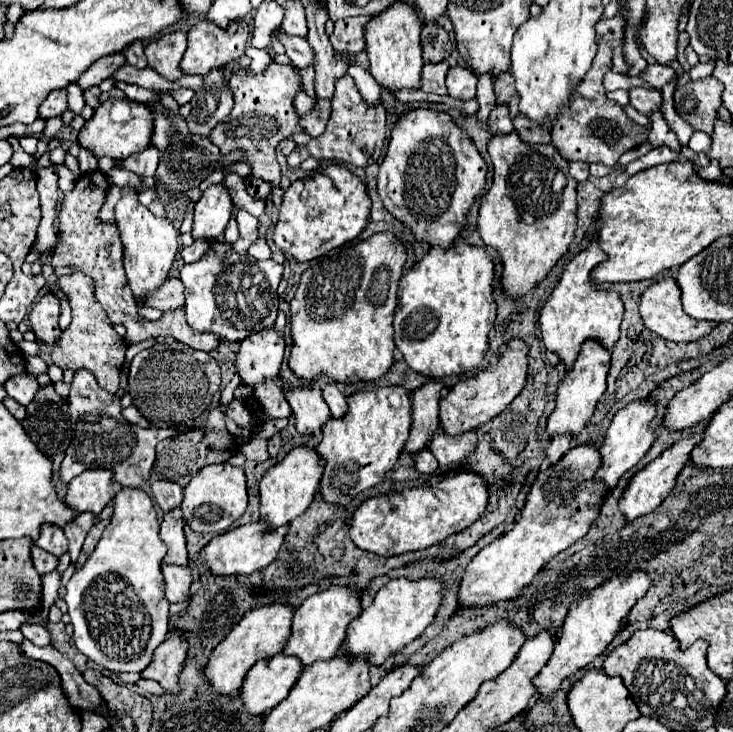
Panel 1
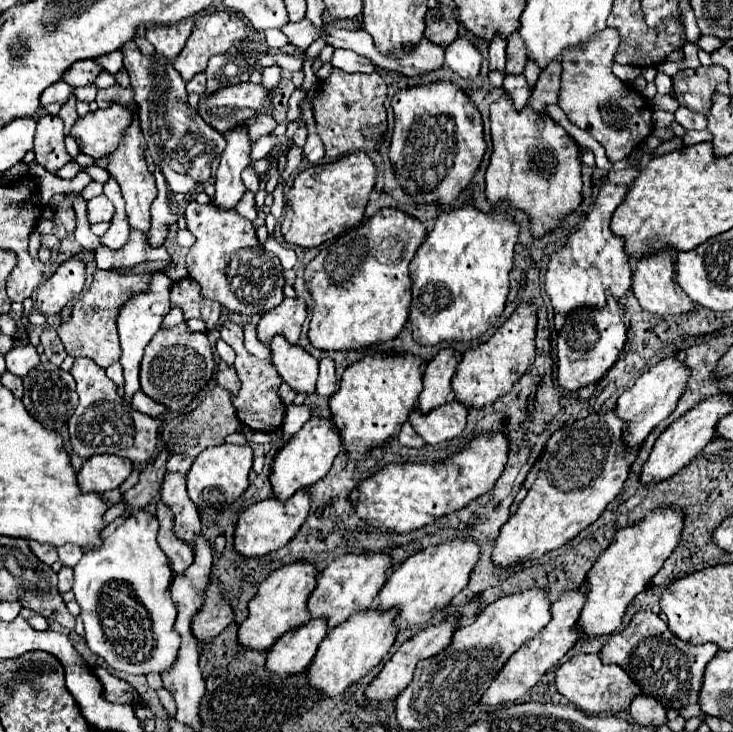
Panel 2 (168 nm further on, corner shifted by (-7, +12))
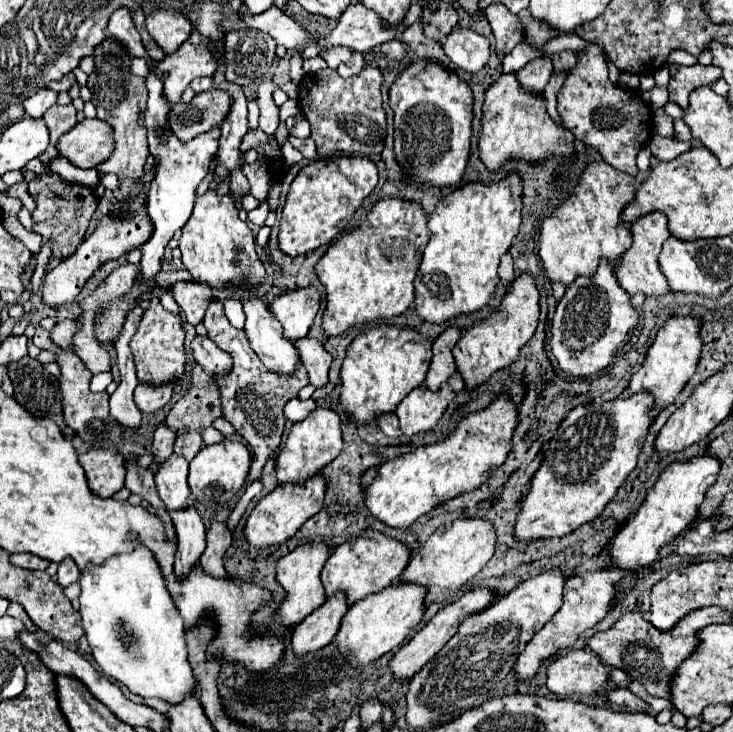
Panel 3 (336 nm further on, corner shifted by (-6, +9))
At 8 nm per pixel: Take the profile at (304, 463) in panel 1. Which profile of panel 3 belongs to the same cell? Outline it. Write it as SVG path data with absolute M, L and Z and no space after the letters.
M316 407L306 419L292 425L292 431L286 439L286 445L276 461L276 477L280 483L298 483L320 469L324 469L336 455L342 451L342 429L340 429L340 417L332 409Z

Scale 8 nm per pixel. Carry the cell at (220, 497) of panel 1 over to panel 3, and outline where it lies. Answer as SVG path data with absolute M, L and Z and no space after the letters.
M224 437L220 443L202 447L198 455L190 461L190 473L188 473L188 485L196 501L200 501L204 507L224 507L242 489L250 469L250 461L252 455L242 441Z

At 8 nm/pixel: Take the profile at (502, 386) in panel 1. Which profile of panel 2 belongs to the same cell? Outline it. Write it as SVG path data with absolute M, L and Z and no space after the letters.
M521 304L517 312L489 338L489 342L469 348L451 380L455 400L467 408L483 408L505 396L535 360L535 326L535 308L531 304Z

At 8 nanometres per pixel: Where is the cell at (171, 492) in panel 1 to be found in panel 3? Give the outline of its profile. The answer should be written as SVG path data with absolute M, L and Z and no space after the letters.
M198 431L194 433L180 433L176 437L176 445L174 445L174 453L186 457L188 461L192 461L196 457L196 453L202 449L202 437Z

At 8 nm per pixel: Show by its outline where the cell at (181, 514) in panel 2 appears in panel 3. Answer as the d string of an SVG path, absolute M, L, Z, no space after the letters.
M170 455L170 459L158 465L154 481L166 509L184 509L190 505L188 503L190 489L186 477L188 477L188 461L182 459L180 455Z

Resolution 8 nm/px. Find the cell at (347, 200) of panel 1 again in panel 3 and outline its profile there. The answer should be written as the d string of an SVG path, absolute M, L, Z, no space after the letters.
M334 157L334 159L316 159L310 165L302 167L296 179L290 185L286 195L286 205L282 209L278 243L280 249L290 255L304 255L320 245L330 243L352 219L354 211L366 195L378 183L378 169L368 157Z

